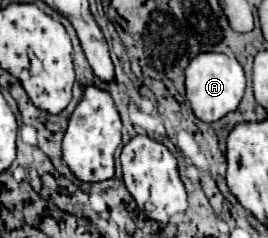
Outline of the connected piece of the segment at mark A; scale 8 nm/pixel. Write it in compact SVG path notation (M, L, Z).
M207 52L195 56L189 66L185 68L185 86L187 86L187 100L191 104L193 114L203 122L217 122L229 112L239 108L239 102L245 92L245 72L235 56Z

